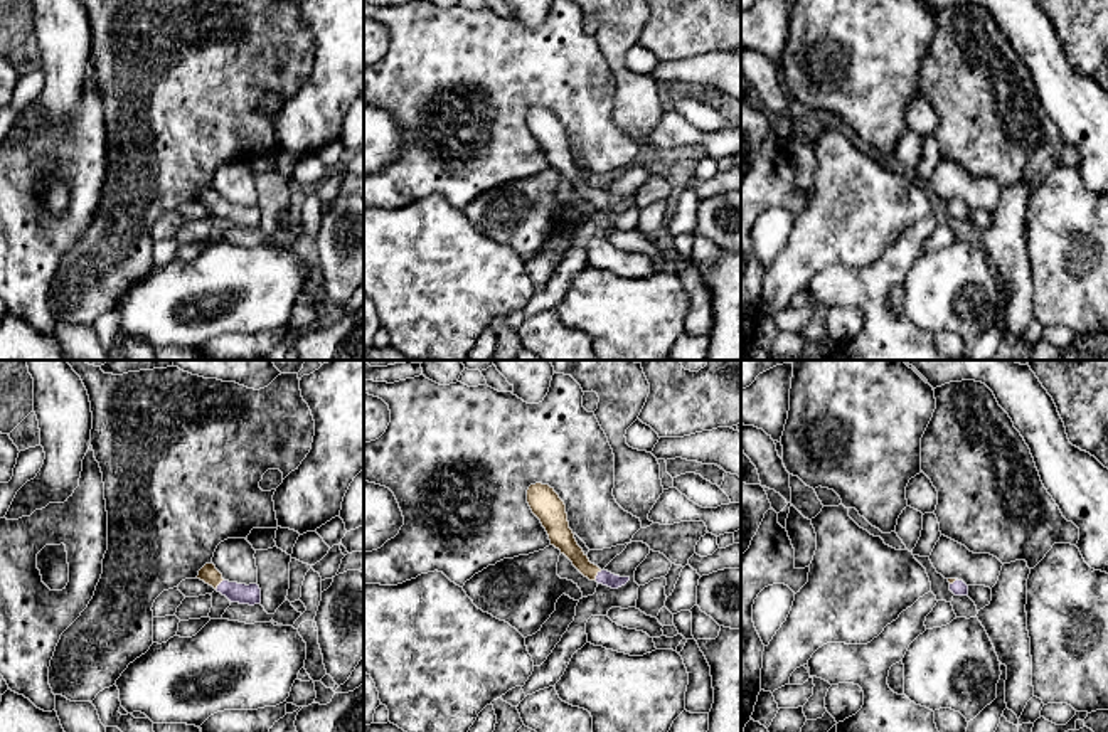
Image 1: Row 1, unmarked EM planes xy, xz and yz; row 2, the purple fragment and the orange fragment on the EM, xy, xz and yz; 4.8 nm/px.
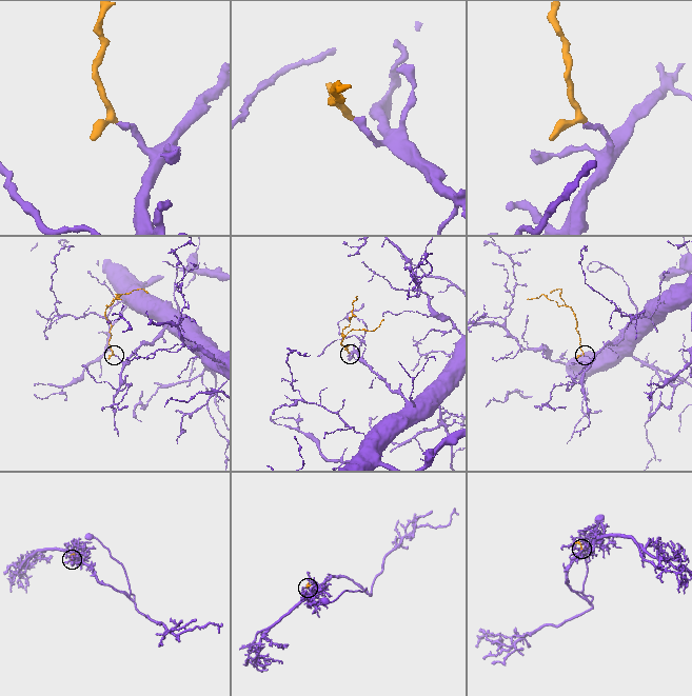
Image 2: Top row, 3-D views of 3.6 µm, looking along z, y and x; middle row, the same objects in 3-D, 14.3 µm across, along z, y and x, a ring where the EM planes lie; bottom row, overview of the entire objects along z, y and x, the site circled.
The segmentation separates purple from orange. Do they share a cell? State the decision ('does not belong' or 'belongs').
belongs

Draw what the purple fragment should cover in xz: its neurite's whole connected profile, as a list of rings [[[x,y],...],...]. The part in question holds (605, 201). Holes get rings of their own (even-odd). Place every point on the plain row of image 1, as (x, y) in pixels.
[[[535,106],[527,113],[527,126],[546,151],[551,168],[561,173],[573,188],[589,204],[618,212],[630,200],[620,200],[591,187],[569,151],[566,128],[549,108]]]

